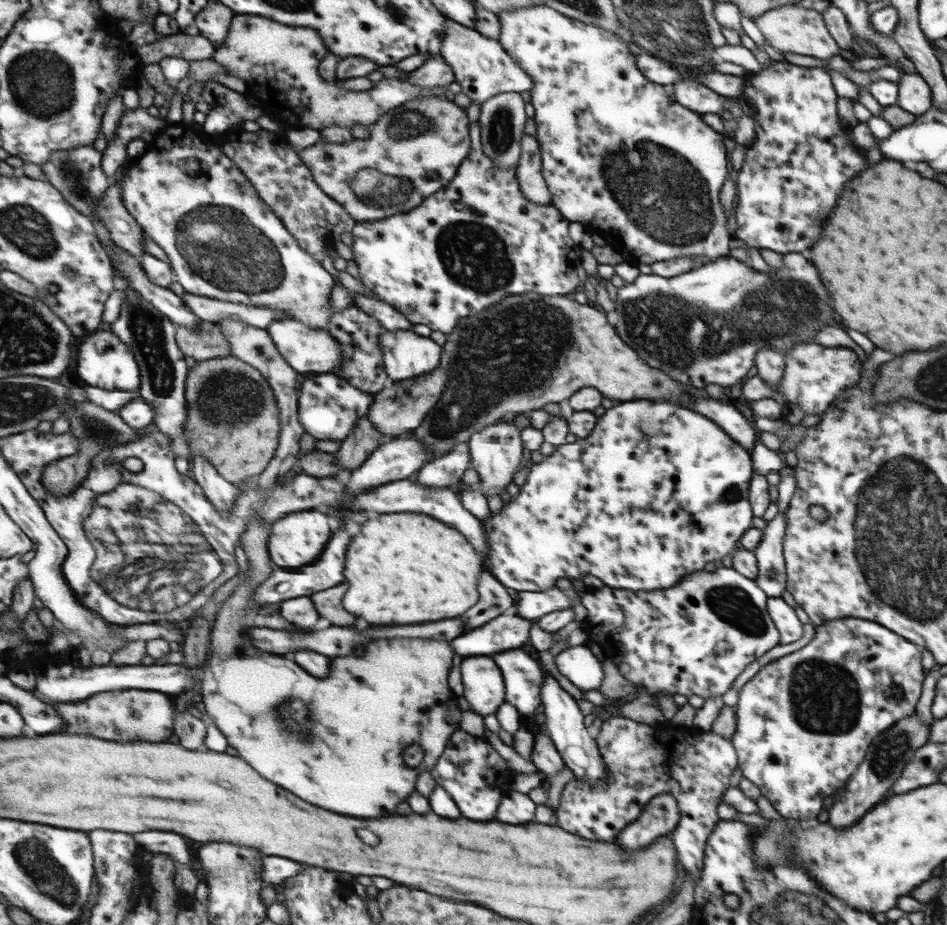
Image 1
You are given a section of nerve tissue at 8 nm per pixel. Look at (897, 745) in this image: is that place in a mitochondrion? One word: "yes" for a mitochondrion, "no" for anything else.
yes

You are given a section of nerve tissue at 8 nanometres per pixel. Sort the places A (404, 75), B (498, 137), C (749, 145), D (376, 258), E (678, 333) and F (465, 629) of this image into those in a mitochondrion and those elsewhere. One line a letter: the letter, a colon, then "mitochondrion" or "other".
A: other
B: mitochondrion
C: other
D: other
E: mitochondrion
F: other

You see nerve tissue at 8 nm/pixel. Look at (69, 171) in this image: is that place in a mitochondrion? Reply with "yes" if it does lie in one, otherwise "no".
yes

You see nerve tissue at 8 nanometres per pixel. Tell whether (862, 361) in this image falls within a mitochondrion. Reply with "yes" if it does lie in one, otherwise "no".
no

